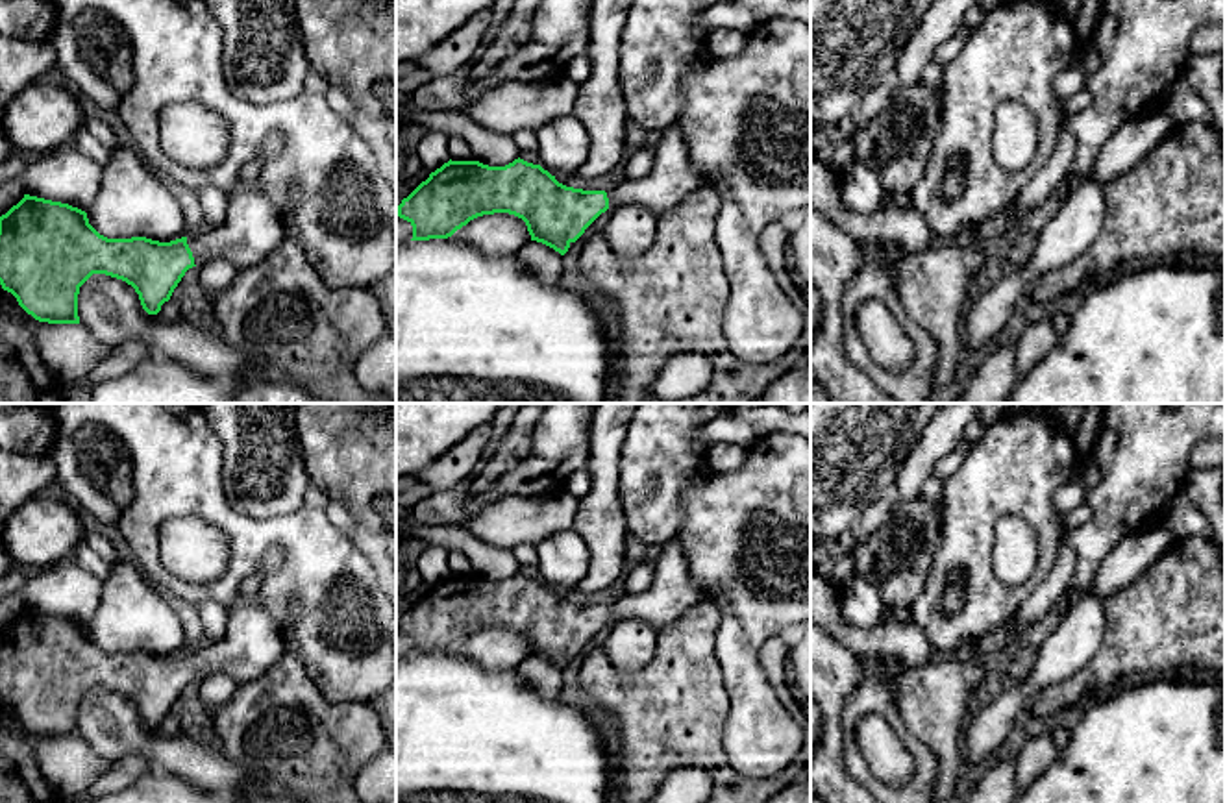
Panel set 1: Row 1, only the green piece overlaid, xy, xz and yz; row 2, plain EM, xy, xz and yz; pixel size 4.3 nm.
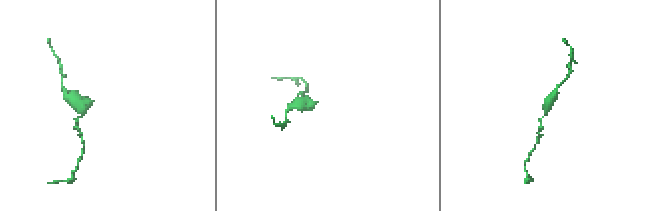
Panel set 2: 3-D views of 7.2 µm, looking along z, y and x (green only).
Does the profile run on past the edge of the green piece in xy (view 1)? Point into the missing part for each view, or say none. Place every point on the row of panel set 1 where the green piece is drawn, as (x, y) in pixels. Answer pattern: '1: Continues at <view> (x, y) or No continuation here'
1: Continues at xy (252, 230)

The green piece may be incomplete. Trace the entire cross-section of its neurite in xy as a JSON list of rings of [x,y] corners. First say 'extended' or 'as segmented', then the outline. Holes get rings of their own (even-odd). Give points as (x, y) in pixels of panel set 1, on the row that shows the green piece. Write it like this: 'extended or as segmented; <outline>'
extended; [[[250,159],[239,174],[235,191],[228,196],[224,224],[170,242],[146,237],[107,239],[89,224],[85,211],[24,194],[17,205],[0,216],[0,285],[39,322],[80,324],[80,287],[93,274],[105,274],[131,285],[142,309],[148,315],[157,315],[189,268],[207,261],[226,261],[241,272],[281,246],[283,226],[259,178],[261,168]]]

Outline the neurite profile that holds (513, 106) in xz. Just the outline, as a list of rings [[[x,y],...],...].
[[[559,72],[540,81],[507,81],[483,93],[459,113],[501,135],[537,131],[550,118],[572,115],[577,94],[579,83]]]

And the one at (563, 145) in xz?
[[[574,115],[550,118],[537,130],[538,165],[548,172],[575,172],[588,150],[590,137]]]

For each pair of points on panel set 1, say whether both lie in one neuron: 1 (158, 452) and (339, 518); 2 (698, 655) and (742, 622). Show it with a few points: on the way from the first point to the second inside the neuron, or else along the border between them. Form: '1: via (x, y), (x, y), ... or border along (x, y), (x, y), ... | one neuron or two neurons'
1: border along (322, 509), (326, 518), (356, 546) | two neurons
2: border along (704, 600), (718, 607), (715, 655), (726, 685) | two neurons

